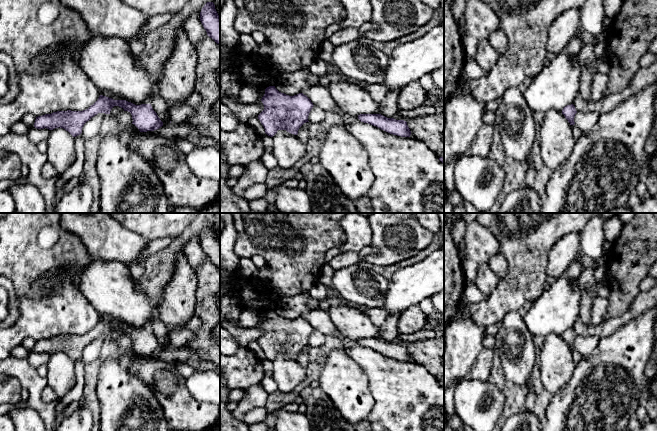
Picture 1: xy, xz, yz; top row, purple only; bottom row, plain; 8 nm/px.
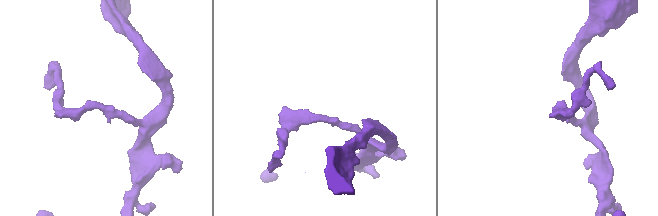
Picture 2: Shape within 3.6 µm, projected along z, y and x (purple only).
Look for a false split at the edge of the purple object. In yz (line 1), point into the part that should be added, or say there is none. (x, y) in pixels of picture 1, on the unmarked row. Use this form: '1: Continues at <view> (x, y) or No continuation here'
1: No continuation here

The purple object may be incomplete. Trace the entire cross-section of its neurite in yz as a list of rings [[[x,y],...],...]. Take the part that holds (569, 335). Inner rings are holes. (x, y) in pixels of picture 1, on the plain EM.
[[[573,328],[567,329],[563,332],[562,338],[565,340],[565,342],[568,344],[570,349],[574,349],[574,341],[575,338],[577,337],[575,330]]]

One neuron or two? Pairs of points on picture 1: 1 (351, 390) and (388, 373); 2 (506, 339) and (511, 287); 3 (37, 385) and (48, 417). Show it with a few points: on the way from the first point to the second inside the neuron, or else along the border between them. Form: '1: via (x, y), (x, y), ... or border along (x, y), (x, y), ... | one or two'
1: border along (356, 362), (367, 376), (374, 405) | two
2: border along (521, 311), (509, 311), (499, 320) | two
3: via (36, 393), (36, 402), (43, 409) | one

